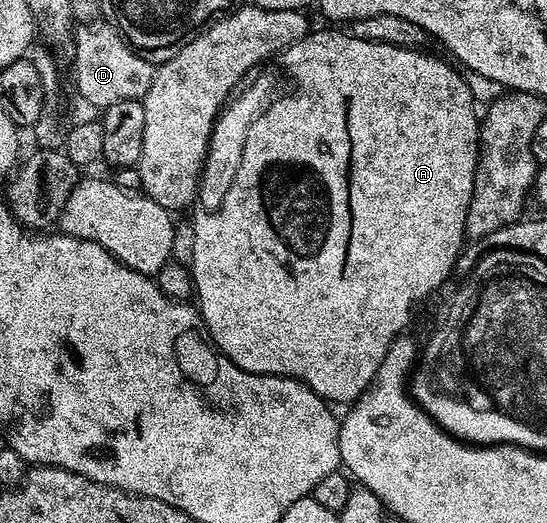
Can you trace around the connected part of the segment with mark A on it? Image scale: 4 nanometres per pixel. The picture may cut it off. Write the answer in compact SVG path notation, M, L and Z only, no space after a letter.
M320 30L317 34L316 31L309 32L305 38L292 43L282 52L284 70L296 81L296 87L293 88L292 94L286 95L285 98L282 98L282 96L277 97L258 116L258 120L255 120L249 134L246 136L245 148L242 149L242 160L238 167L237 176L235 176L234 182L230 186L230 192L226 193L226 198L222 201L221 206L212 213L198 213L199 215L192 222L192 266L190 265L190 273L194 287L194 302L199 309L203 329L206 331L212 345L238 368L242 368L251 374L273 374L283 378L297 378L298 381L309 386L319 398L324 399L329 404L337 404L336 402L355 403L356 399L362 397L365 390L375 380L378 368L393 342L405 333L404 315L409 299L429 286L433 286L436 291L439 291L443 287L443 282L451 276L452 270L454 274L457 269L458 259L461 257L466 245L464 229L466 228L466 216L470 208L470 200L474 192L476 163L480 157L481 119L478 117L478 110L476 114L476 102L472 99L472 90L468 87L467 80L463 78L465 75L455 65L452 65L453 67L447 66L442 59L431 58L430 55L419 54L419 52L420 50L416 48L408 49L406 47L394 47L390 44L367 42L364 39L353 37L348 32L339 34L336 30Z

